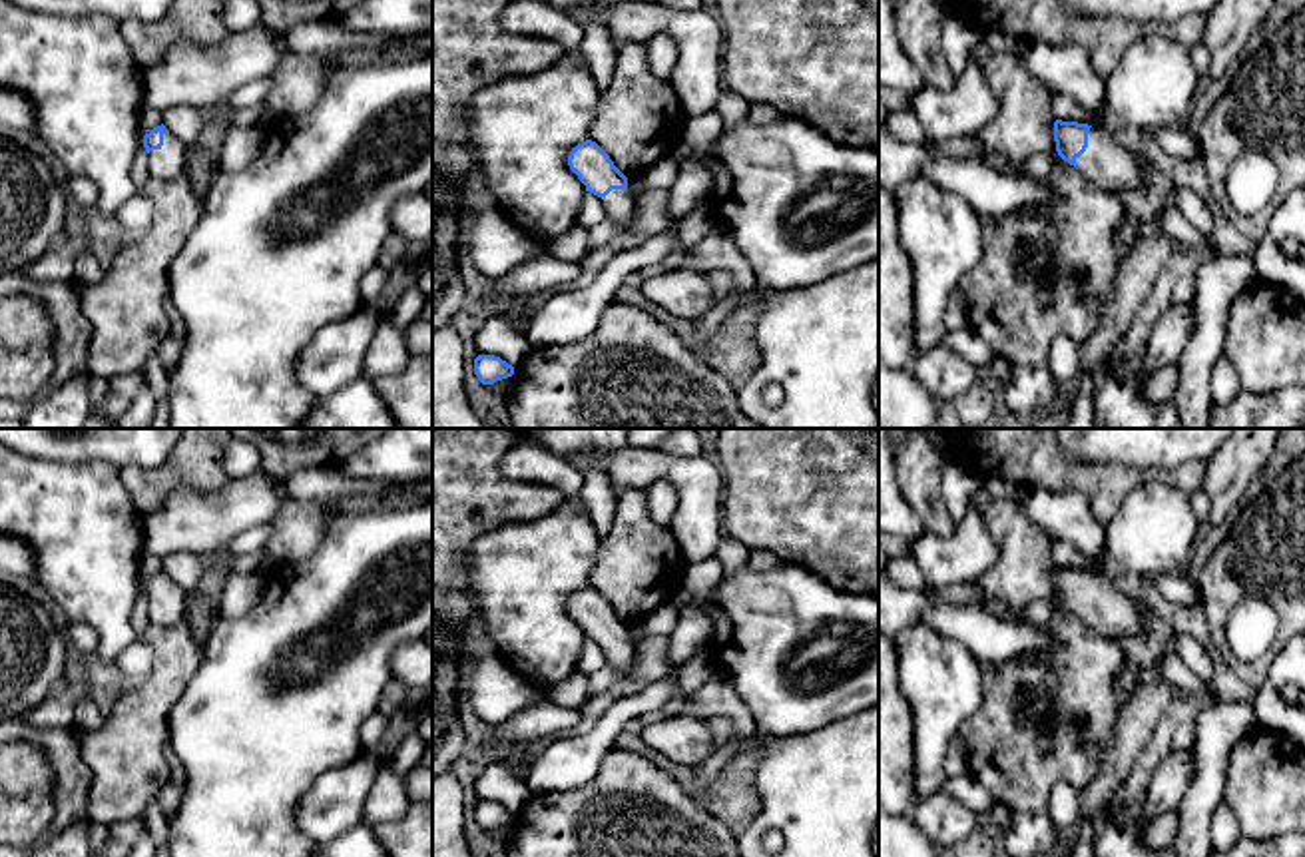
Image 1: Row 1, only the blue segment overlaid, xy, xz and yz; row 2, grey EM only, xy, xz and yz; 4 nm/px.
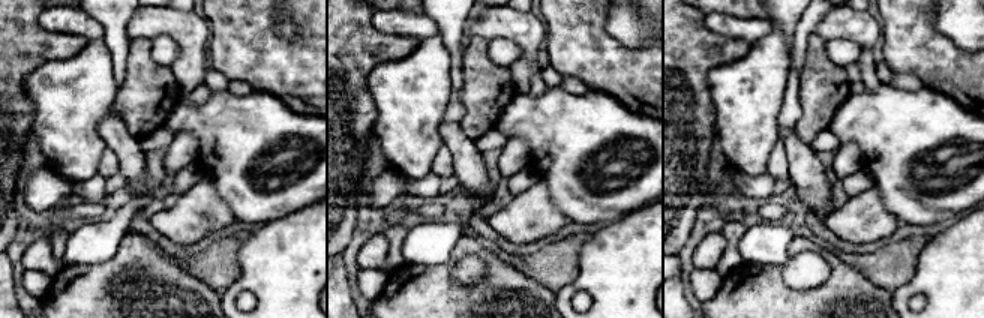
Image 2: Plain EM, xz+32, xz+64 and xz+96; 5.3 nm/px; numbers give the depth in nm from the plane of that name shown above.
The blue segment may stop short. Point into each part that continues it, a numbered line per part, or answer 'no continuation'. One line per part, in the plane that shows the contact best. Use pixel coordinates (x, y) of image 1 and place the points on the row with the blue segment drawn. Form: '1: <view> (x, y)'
1: yz (1106, 162)

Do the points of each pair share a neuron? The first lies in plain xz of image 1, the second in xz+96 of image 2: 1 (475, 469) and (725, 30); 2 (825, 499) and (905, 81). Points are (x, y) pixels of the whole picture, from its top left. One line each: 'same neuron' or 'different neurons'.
1: different neurons
2: different neurons

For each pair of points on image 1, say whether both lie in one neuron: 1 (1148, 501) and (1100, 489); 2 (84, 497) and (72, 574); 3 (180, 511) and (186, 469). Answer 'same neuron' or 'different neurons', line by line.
1: different neurons
2: same neuron
3: different neurons

